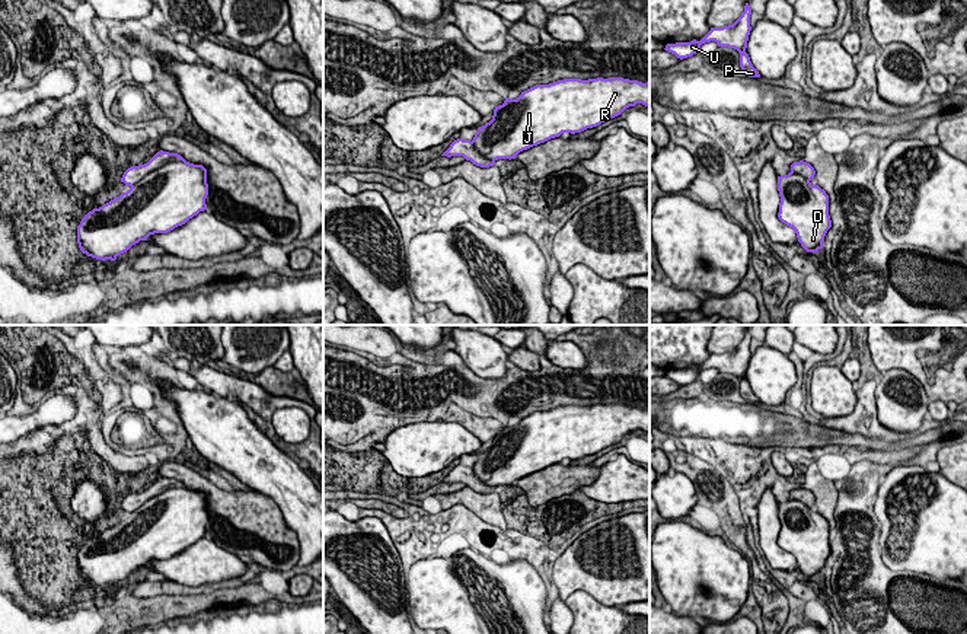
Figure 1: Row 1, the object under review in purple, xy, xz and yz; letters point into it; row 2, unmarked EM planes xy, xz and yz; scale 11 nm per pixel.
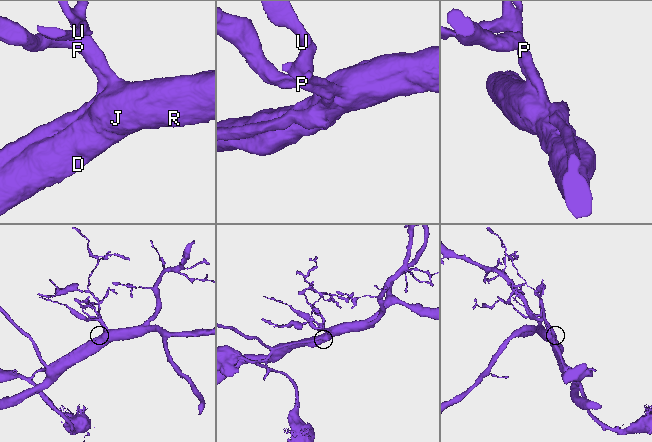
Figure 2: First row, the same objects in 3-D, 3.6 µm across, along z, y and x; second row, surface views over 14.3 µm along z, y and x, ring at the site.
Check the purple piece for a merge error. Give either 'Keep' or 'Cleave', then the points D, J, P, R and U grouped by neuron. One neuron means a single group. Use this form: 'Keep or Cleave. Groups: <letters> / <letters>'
Cleave. Groups: D J R U / P

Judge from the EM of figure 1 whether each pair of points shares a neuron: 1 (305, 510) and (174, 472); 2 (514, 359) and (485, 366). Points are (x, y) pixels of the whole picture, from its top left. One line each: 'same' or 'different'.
1: different
2: different

